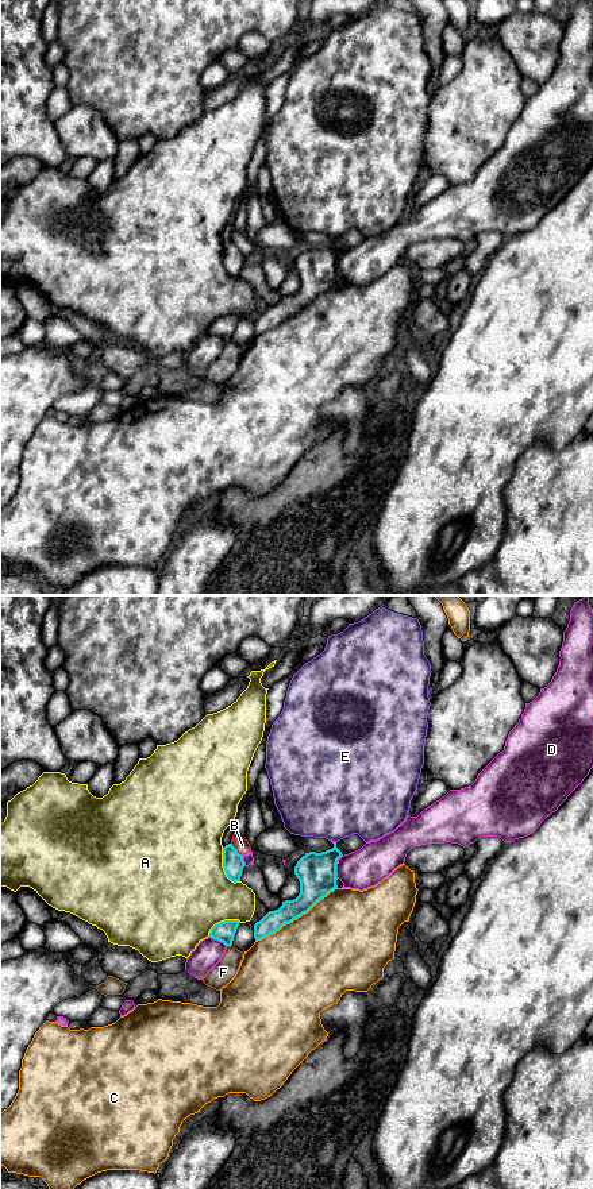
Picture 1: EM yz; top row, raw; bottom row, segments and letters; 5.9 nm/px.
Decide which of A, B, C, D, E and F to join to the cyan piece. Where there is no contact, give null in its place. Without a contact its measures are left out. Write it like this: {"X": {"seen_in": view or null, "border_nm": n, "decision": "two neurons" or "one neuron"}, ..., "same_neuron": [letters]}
{"A": {"seen_in": "yz", "border_nm": 240, "decision": "two neurons"}, "B": {"seen_in": "yz", "border_nm": 110, "decision": "two neurons"}, "C": {"seen_in": "yz", "border_nm": 600, "decision": "two neurons"}, "D": {"seen_in": "yz", "border_nm": 150, "decision": "two neurons"}, "E": {"seen_in": "yz", "border_nm": 40, "decision": "two neurons"}, "F": {"seen_in": "yz", "border_nm": 40, "decision": "two neurons"}, "same_neuron": []}

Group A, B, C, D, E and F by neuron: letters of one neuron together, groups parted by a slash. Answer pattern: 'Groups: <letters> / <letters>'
Groups: A / B D / C / E / F

